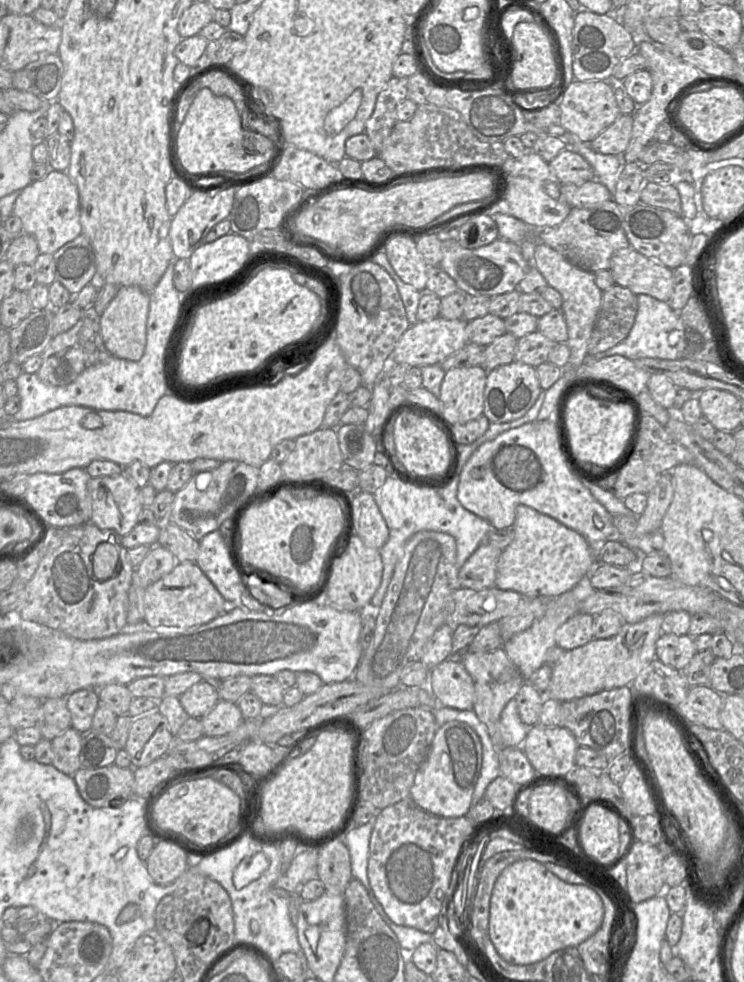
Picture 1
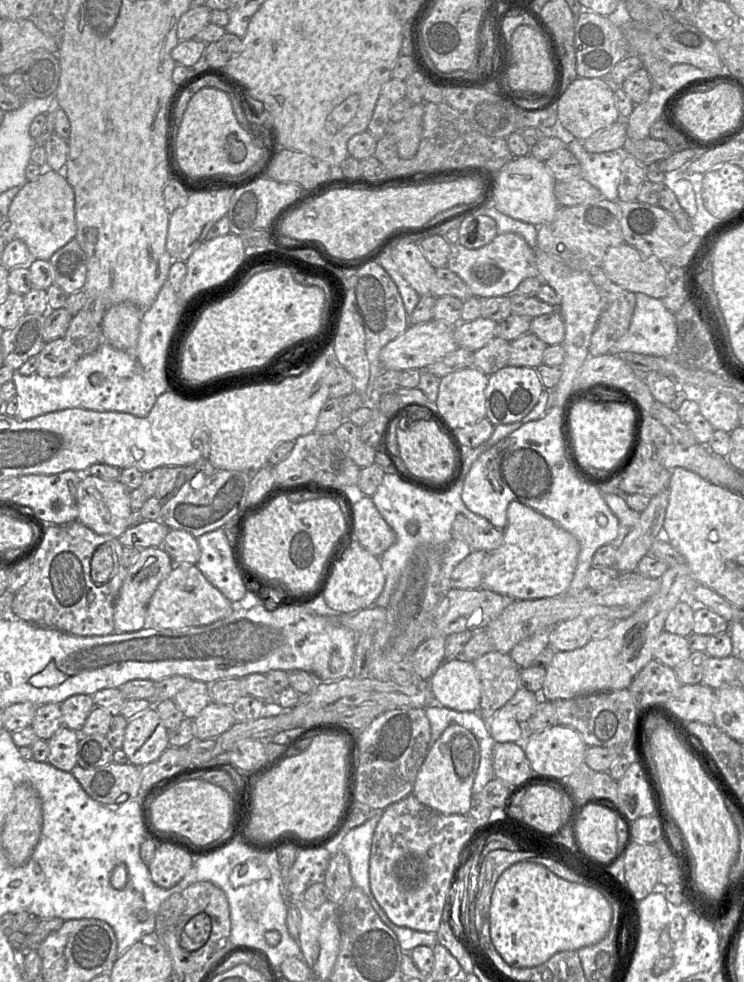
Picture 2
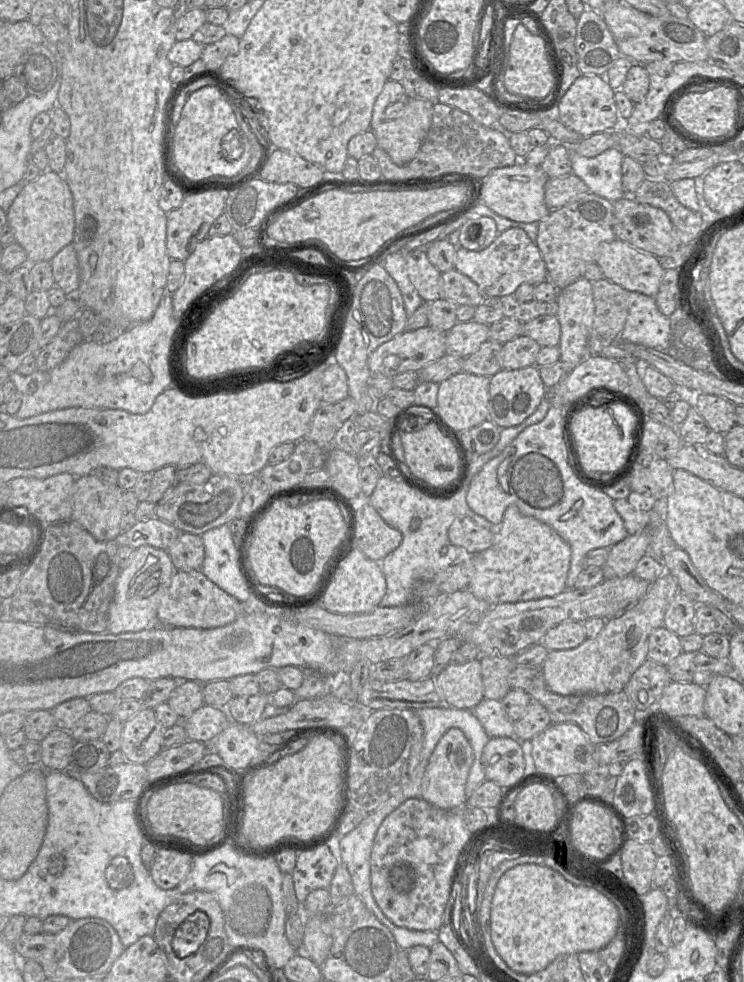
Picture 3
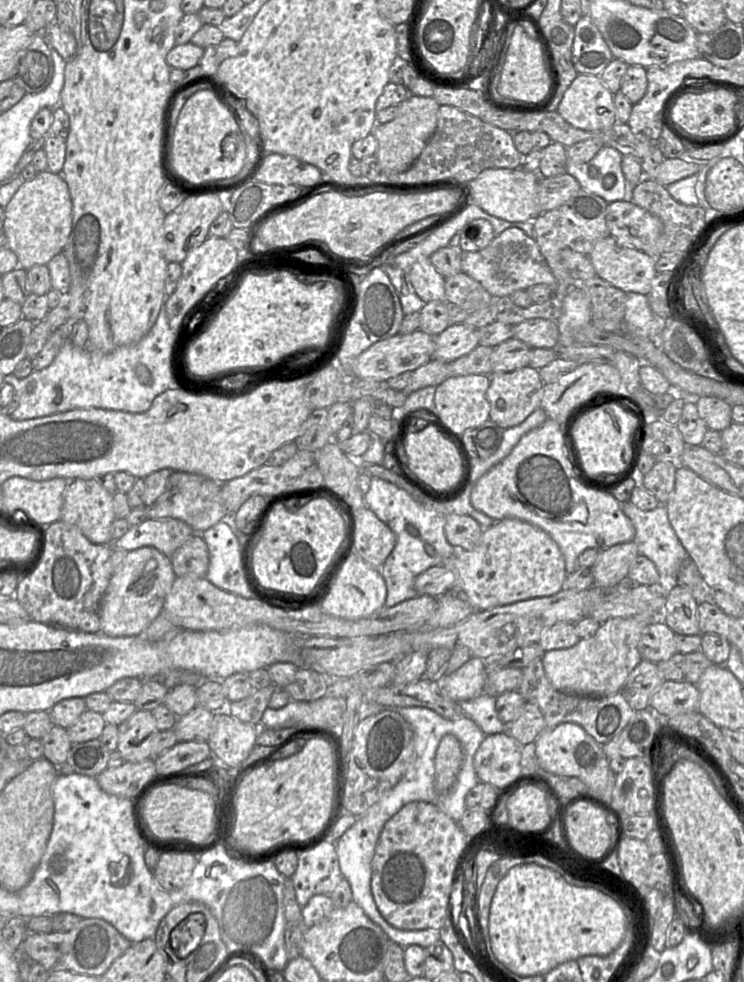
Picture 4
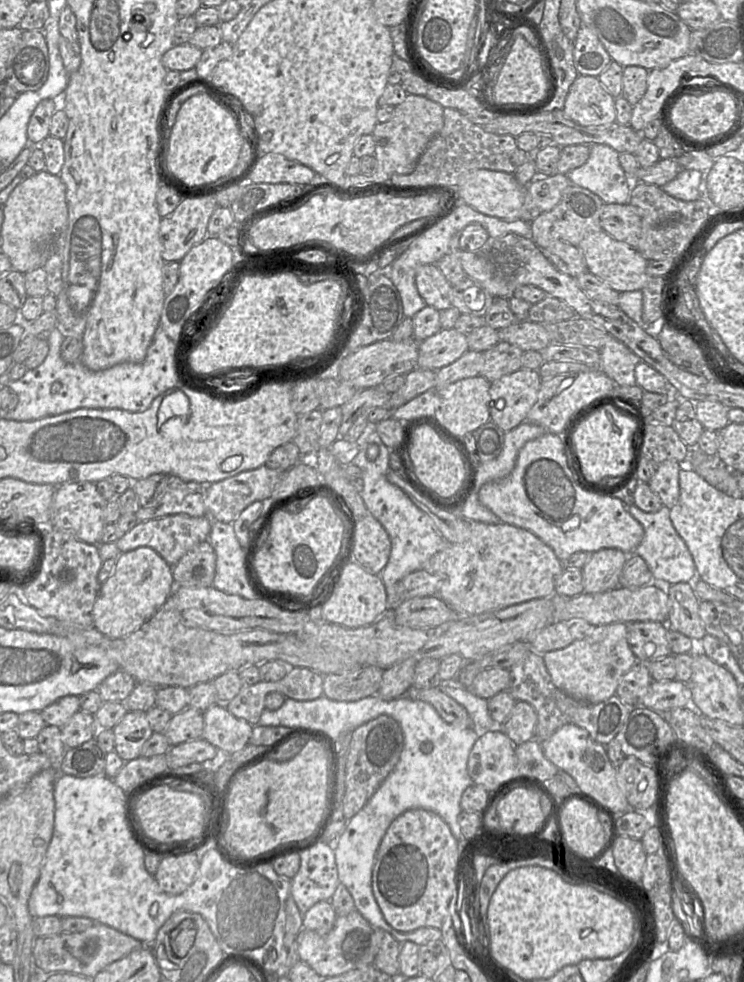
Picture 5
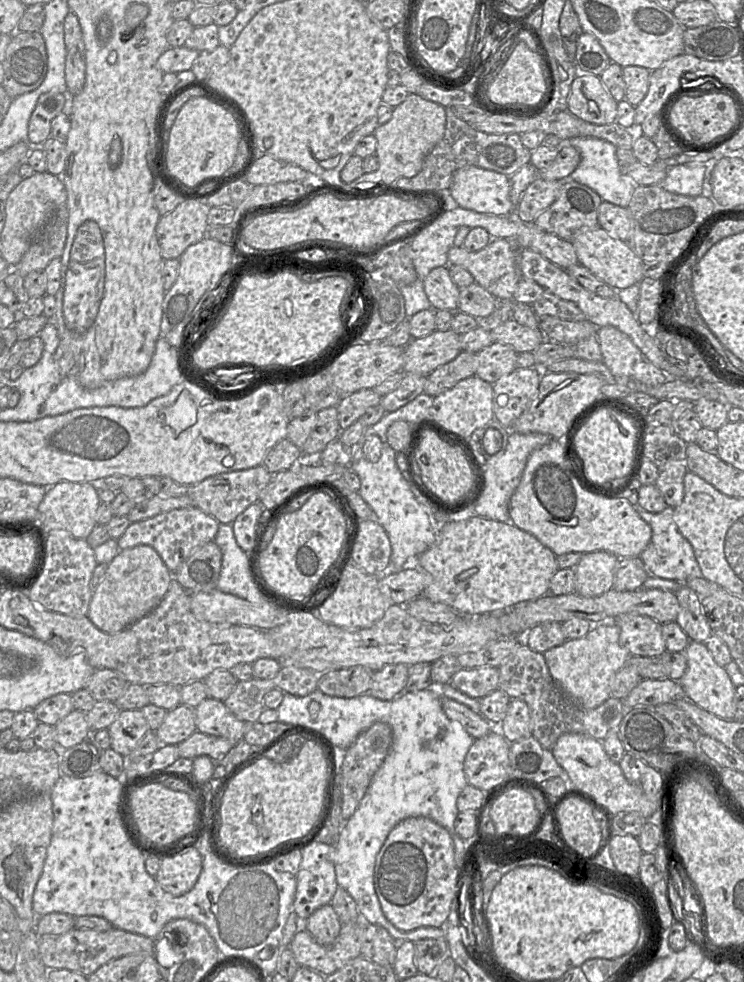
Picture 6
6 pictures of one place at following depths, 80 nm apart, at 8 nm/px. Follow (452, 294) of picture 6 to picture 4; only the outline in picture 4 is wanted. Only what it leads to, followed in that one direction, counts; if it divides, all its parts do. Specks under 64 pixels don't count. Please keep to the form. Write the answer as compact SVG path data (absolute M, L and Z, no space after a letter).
M420 257L412 265L410 279L417 295L425 303L445 301L445 277L437 271L430 257Z

